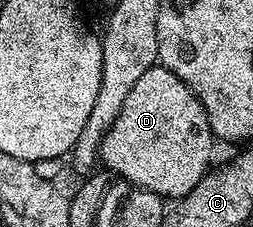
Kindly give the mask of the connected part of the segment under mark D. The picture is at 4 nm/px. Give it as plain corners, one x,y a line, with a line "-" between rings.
160,64
147,68
123,100
123,108
101,141
99,162
108,173
155,192
162,200
185,198
211,169
215,139
203,104

